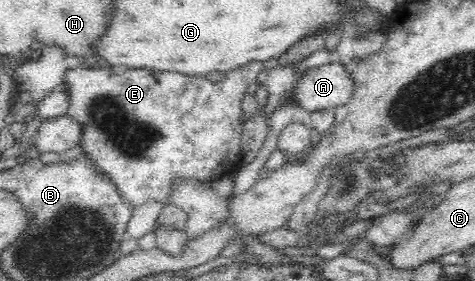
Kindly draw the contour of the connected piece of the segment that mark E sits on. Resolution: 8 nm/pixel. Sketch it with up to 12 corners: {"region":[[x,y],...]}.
{"region":[[68,68],[84,157],[136,208],[241,163],[242,100],[212,83]]}

